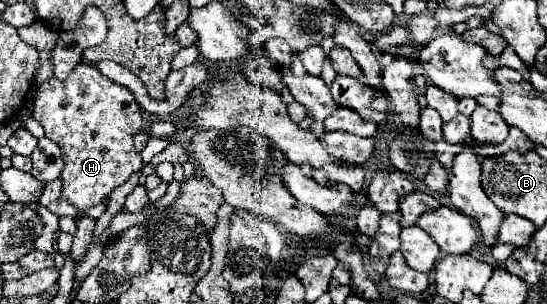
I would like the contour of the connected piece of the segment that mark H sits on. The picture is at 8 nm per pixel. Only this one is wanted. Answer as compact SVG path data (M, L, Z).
M78 64L66 78L66 82L58 82L52 76L48 82L40 84L34 96L32 118L42 124L46 136L52 142L56 142L62 150L62 198L66 198L78 210L78 218L86 216L88 208L100 204L116 186L124 184L134 172L138 172L144 166L140 154L132 146L132 138L142 126L140 106L136 104L128 88L122 88L106 76L102 76L94 64Z

